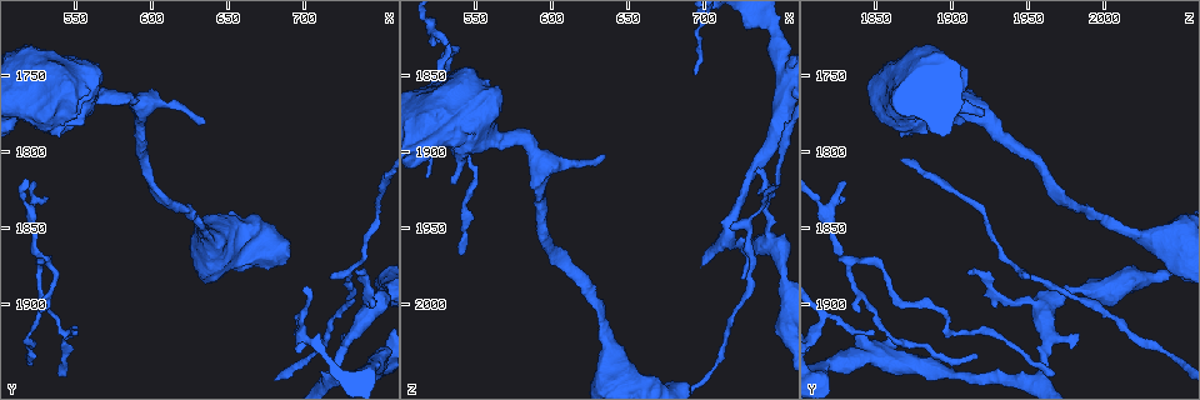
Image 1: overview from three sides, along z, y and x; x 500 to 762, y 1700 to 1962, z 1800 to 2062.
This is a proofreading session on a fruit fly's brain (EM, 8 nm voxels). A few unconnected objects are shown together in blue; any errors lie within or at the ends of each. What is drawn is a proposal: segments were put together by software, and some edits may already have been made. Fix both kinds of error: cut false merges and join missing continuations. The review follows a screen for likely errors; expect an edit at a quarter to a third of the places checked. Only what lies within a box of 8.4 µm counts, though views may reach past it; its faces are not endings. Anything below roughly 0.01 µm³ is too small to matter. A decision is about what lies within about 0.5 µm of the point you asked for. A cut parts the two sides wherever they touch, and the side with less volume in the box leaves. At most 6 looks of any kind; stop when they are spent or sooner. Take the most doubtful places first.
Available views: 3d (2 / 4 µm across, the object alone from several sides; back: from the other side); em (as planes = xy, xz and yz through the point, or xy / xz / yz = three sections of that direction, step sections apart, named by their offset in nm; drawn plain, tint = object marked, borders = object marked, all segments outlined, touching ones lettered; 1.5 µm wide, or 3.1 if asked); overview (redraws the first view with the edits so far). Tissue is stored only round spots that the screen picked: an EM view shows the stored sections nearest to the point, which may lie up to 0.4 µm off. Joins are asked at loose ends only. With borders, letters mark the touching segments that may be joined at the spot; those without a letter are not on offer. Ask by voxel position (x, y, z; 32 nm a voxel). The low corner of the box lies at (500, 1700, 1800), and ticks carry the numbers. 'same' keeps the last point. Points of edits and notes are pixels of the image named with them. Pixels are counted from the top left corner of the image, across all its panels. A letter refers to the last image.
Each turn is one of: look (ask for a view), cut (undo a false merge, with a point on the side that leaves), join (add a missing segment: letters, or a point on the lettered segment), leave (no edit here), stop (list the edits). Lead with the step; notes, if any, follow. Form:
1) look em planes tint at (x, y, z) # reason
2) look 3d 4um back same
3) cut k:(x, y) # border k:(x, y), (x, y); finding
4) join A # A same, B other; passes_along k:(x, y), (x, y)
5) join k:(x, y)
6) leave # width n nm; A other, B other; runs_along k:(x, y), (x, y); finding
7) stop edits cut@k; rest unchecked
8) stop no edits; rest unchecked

look 3d 4um back at (732, 1878, 1910) # free end

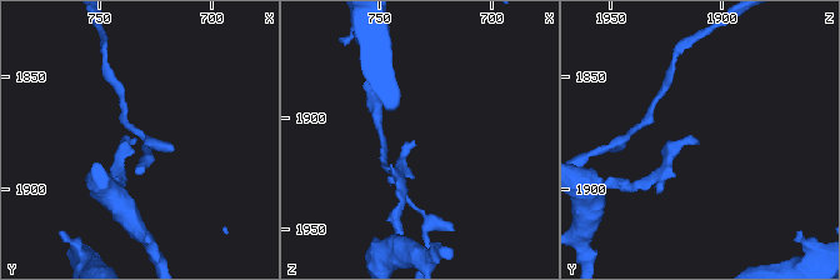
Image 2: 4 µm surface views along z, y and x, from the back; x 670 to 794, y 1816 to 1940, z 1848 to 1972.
look em planes borders at (734, 1877, 1912) # shape alone is not enough

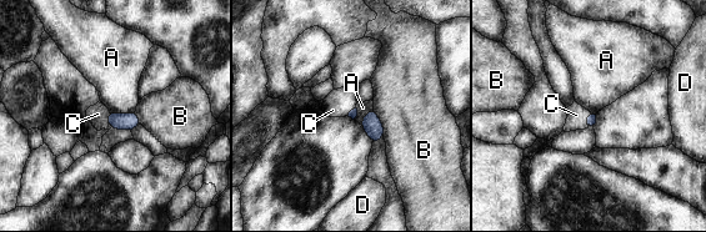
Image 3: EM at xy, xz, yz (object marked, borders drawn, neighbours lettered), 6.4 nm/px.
join C # A other, B other, C same, D other; it goes on there

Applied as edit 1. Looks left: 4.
look em planes borders at (540, 1944, 1968) # end of a long branch

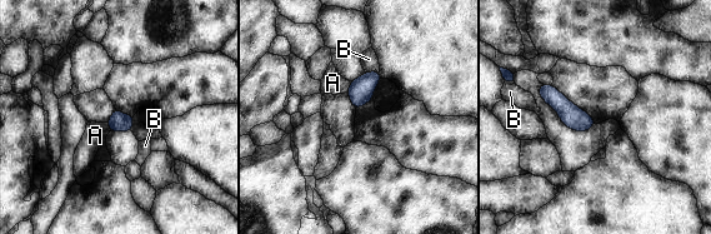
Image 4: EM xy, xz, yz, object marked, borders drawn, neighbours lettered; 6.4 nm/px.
leave # A other, B other; border 4:(351, 81), (348, 93); none of them fits

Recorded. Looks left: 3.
look em planes plain at (532, 1902, 1892) # abrupt turn

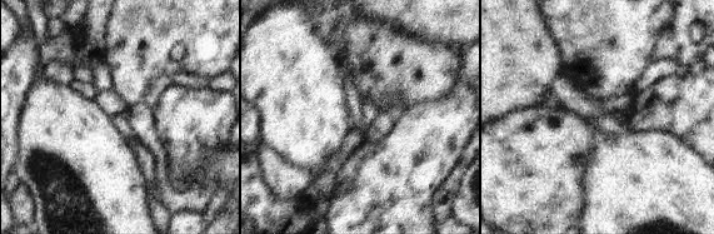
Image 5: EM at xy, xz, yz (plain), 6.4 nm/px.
look em planes borders same # what lies round it

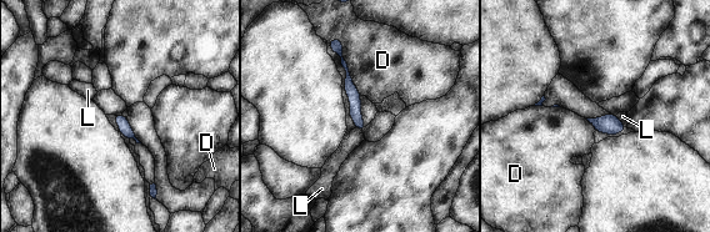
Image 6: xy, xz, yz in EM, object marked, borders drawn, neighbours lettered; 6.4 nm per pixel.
leave # D other, L other; one cell here

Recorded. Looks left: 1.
stop edits join@3; rest unchecked

